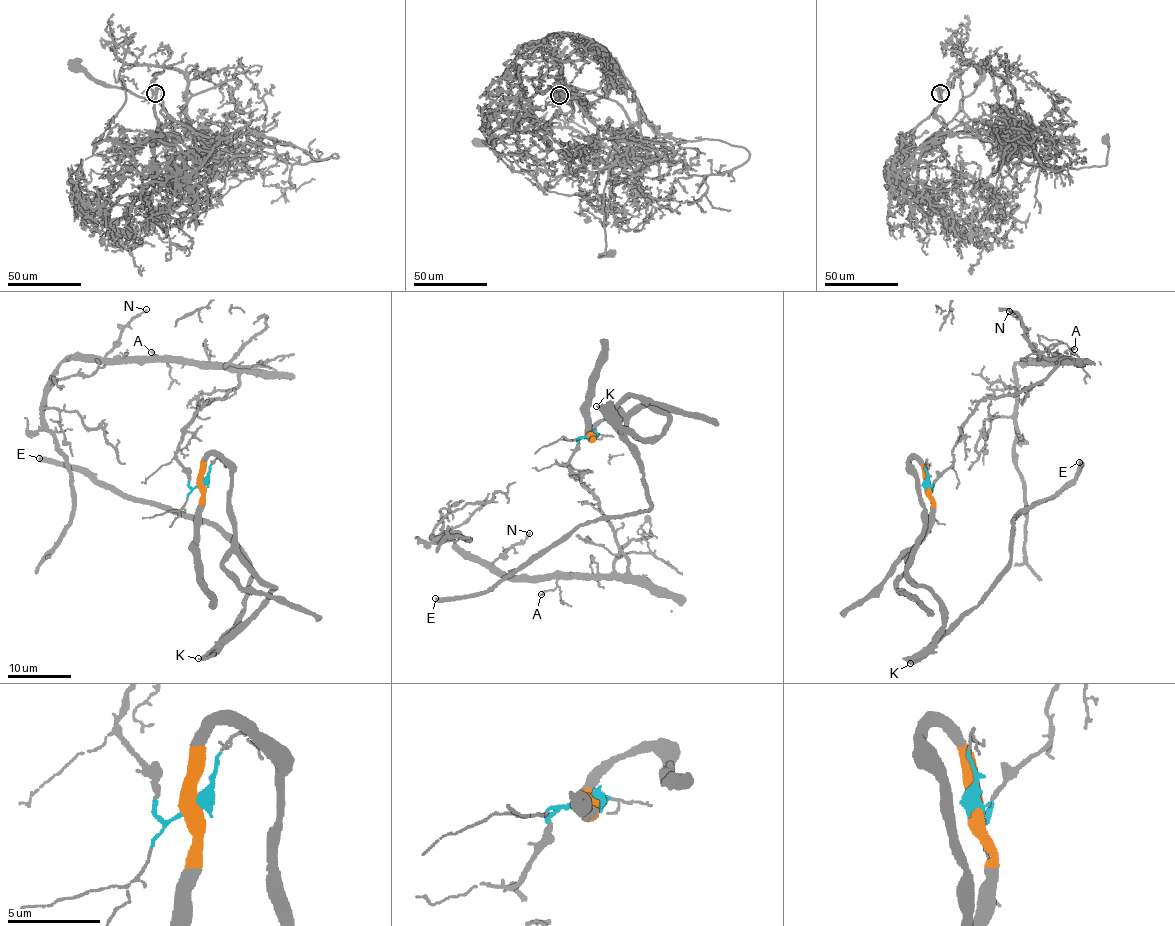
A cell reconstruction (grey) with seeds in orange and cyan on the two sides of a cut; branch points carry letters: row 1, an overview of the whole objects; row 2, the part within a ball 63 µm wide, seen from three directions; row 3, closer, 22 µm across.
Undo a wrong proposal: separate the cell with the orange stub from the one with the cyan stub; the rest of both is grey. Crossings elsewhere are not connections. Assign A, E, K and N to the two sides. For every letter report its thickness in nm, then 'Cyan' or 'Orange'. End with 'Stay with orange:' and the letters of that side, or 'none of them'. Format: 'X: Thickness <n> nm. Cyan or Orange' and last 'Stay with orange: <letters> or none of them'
A: Thickness 80 nm. Cyan
E: Thickness 480 nm. Orange
K: Thickness 380 nm. Orange
N: Thickness 200 nm. Cyan
Stay with orange: E, K

